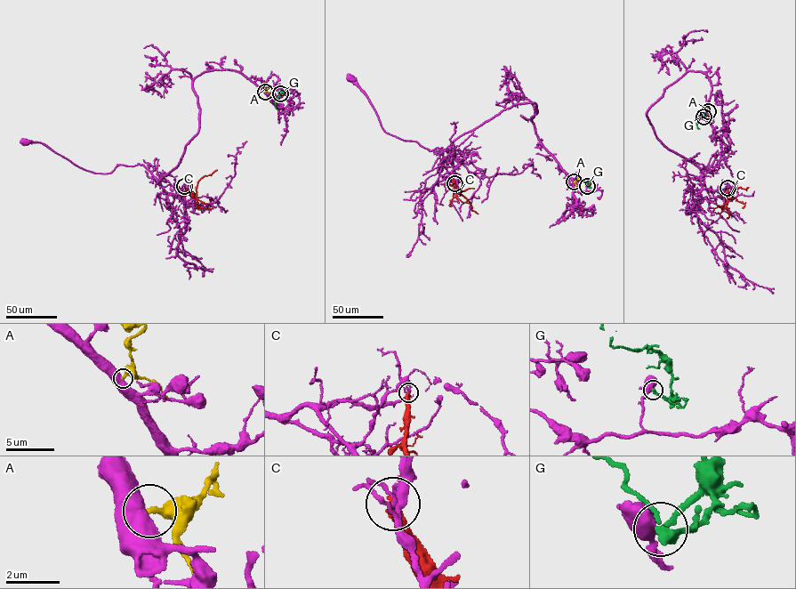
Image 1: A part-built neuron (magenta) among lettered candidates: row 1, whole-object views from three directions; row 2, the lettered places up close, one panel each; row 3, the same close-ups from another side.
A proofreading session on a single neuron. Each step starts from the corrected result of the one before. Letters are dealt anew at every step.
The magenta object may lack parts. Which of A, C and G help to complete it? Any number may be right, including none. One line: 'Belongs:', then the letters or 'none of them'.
Belongs: none of them

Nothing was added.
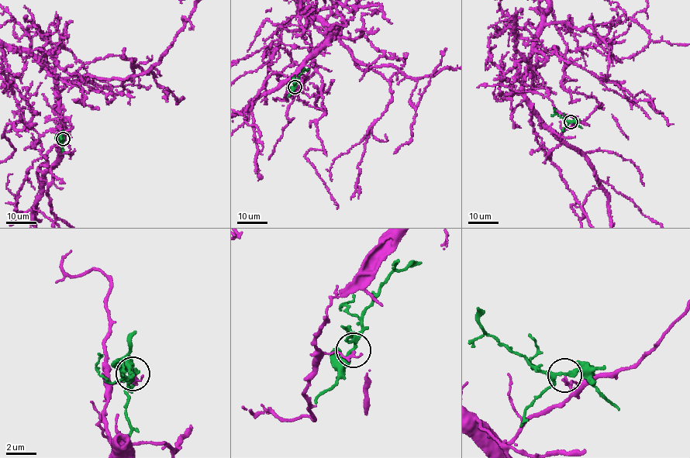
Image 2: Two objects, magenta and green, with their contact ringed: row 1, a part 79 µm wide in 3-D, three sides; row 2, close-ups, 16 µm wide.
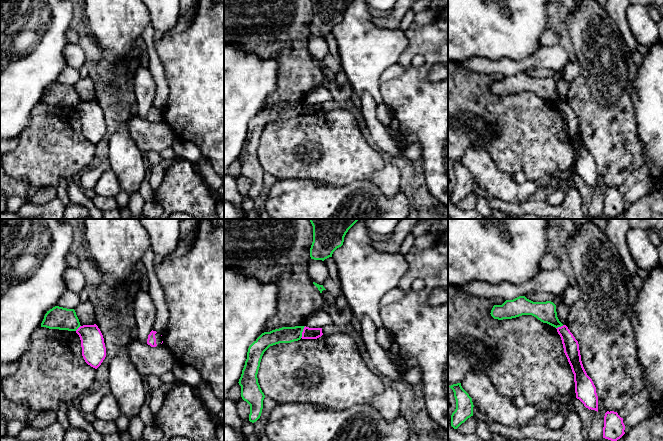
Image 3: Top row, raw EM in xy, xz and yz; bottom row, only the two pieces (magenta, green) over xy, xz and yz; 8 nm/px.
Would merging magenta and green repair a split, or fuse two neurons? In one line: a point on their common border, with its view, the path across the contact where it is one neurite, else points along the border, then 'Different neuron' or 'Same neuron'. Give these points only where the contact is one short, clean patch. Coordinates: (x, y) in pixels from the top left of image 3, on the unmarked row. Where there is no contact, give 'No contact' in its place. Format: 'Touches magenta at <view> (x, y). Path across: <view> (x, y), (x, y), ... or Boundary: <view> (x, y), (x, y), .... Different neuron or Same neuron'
Touches magenta at xz (302, 108). Boundary: xz (305, 102), (300, 113). Different neuron

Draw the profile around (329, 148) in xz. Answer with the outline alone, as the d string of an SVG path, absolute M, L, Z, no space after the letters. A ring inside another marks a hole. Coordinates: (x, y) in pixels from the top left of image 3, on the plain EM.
M342 109L270 122L262 132L257 154L264 171L277 180L312 180L329 187L370 180L385 164L381 153L368 144L354 115Z

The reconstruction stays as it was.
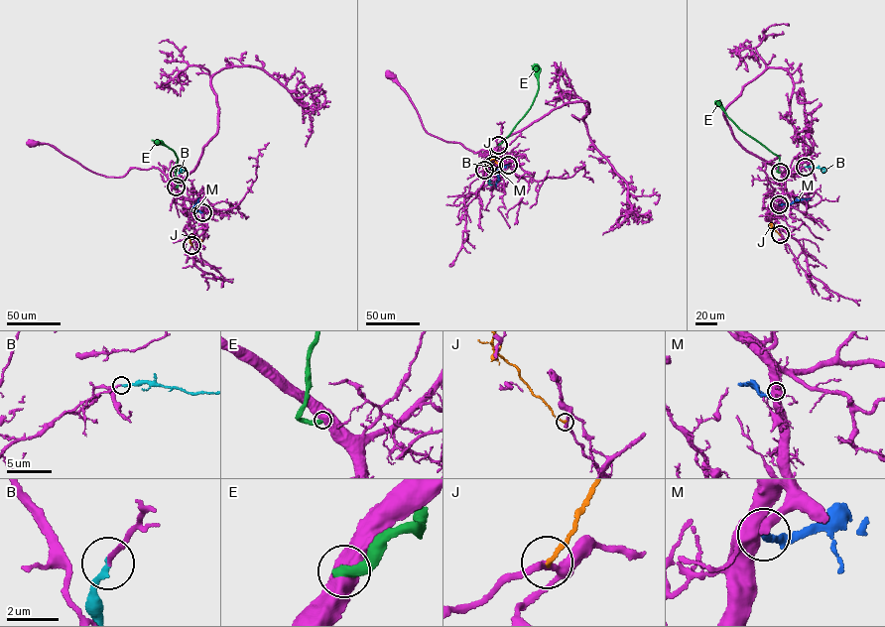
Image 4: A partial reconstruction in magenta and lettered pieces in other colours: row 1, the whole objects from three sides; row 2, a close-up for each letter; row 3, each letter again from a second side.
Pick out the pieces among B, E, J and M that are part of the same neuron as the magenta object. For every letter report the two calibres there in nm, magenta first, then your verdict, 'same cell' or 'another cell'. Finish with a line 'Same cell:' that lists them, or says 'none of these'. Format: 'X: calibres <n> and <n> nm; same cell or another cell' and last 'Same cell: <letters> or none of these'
B: calibres 170 and 200 nm; same cell
E: calibres 850 and 440 nm; another cell
J: calibres 280 and 170 nm; another cell
M: calibres 600 and 240 nm; another cell
Same cell: B

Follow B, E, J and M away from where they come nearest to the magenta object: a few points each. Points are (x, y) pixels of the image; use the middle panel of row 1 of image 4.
B: (493, 165), (488, 183), (492, 185)
E: (498, 145), (533, 101), (539, 85), (534, 63)
J: (484, 170), (492, 159), (500, 165)
M: (508, 165), (495, 172), (498, 178), (496, 187)

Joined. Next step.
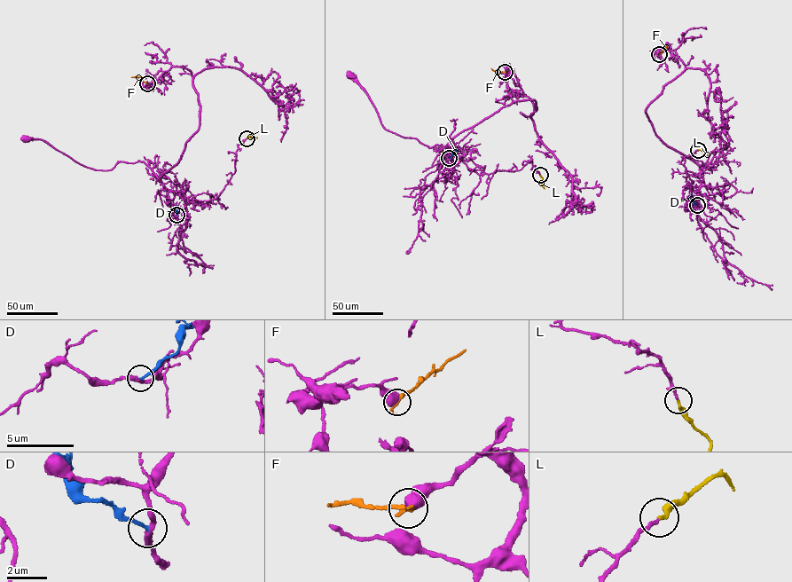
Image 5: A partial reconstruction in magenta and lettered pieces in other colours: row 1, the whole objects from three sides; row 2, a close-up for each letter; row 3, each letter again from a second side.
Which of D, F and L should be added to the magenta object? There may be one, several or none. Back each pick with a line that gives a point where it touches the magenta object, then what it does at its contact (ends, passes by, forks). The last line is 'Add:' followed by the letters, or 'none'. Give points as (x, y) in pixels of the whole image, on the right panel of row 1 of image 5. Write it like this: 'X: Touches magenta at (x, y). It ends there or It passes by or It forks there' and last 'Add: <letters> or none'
L: Touches magenta at (698, 150). It ends there
Add: L

